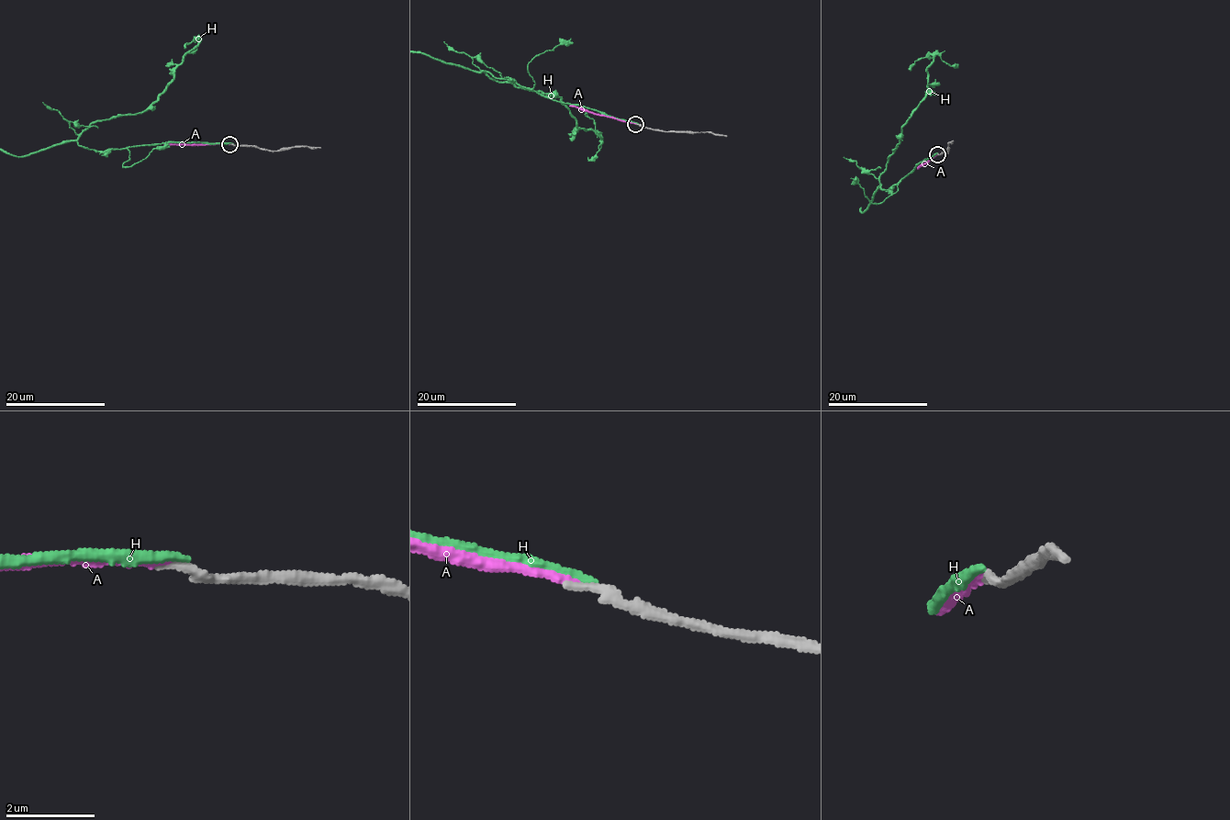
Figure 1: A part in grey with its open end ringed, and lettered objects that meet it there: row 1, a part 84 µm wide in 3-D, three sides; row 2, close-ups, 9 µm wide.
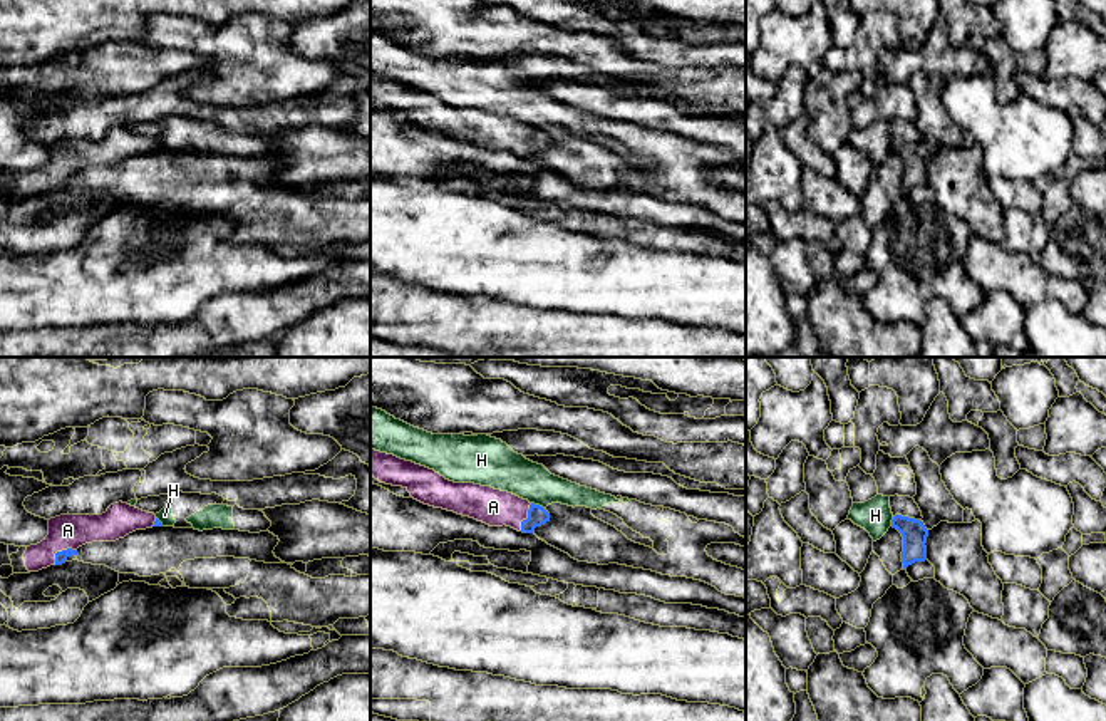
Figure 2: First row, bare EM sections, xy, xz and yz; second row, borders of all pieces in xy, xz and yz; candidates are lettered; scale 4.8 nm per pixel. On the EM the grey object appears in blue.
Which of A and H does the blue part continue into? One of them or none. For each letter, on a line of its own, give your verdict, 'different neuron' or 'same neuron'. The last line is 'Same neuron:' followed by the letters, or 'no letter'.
A: same neuron
H: different neuron
Same neuron: A

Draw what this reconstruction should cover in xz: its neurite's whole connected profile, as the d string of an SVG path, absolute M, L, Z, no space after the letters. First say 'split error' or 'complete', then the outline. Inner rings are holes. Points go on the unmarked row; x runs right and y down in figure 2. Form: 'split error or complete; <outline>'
split error; M370 72L370 99L380 107L402 111L424 129L474 143L489 151L511 151L533 158L550 137L513 117L474 107L454 107L412 86Z

